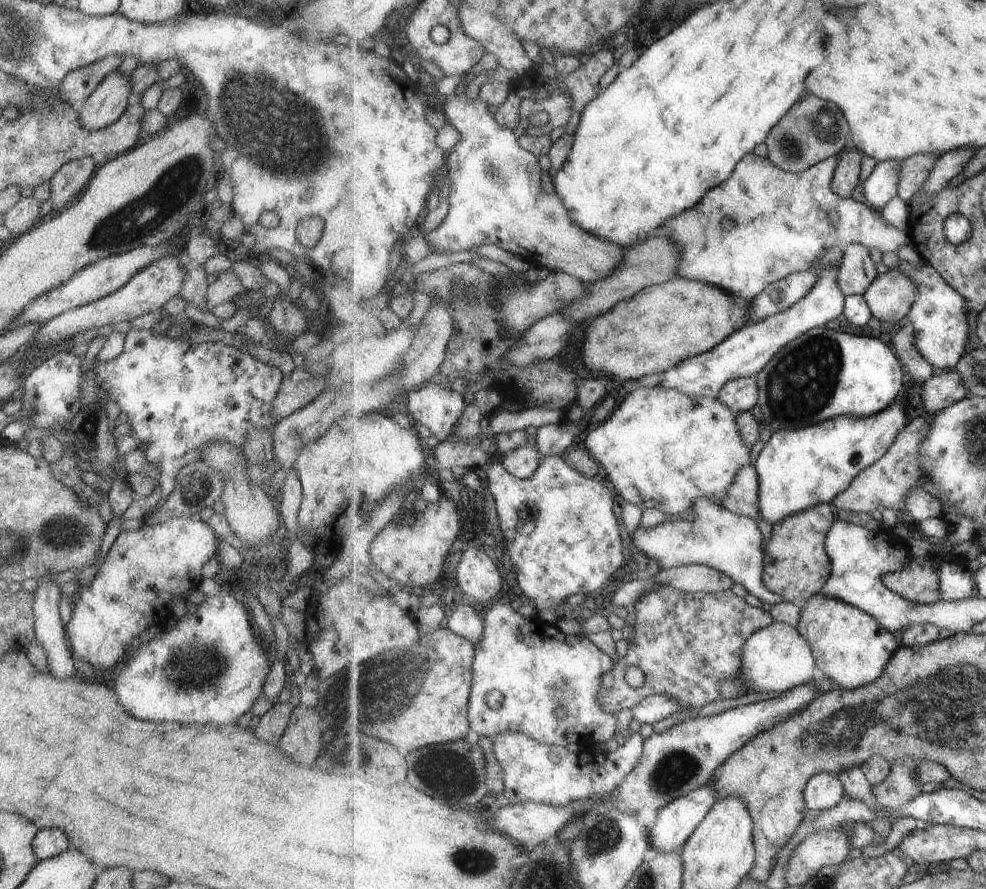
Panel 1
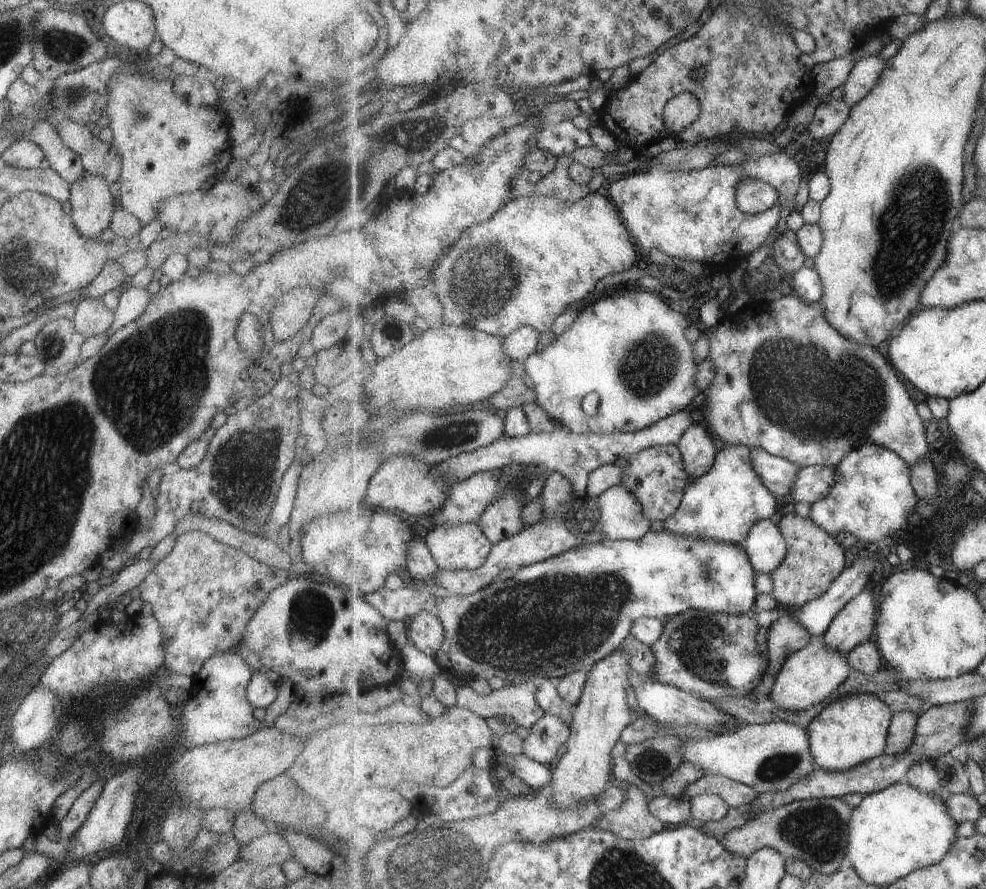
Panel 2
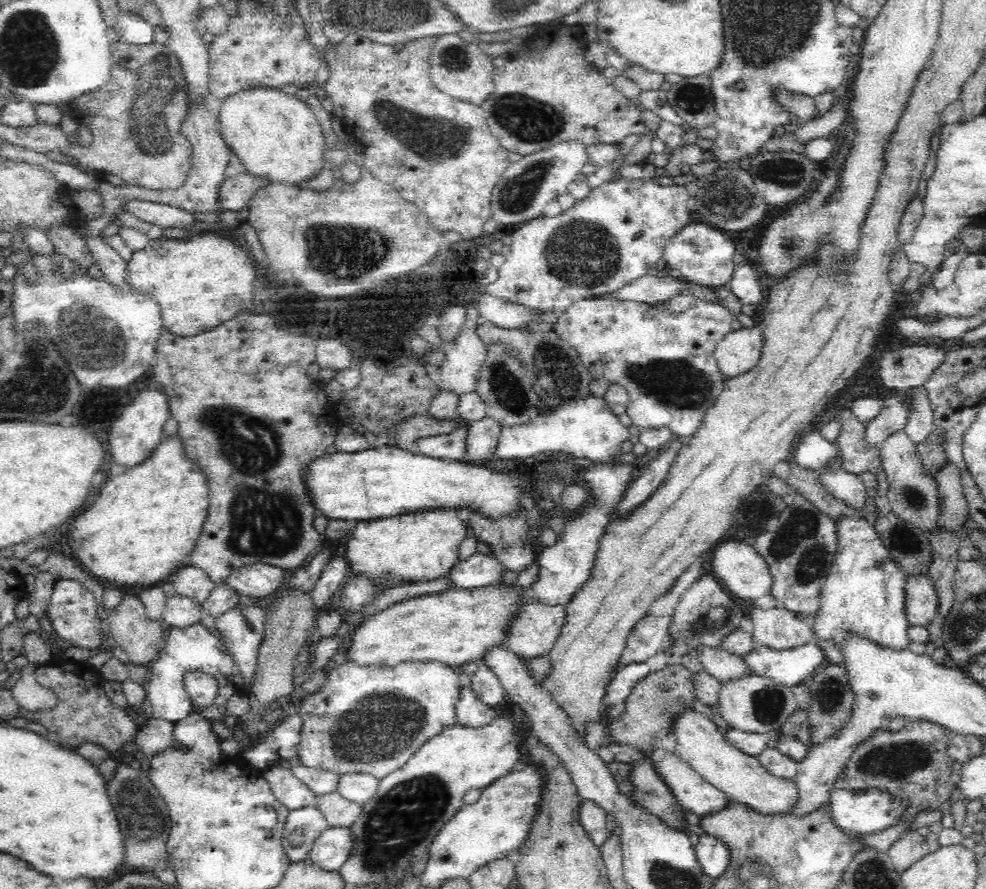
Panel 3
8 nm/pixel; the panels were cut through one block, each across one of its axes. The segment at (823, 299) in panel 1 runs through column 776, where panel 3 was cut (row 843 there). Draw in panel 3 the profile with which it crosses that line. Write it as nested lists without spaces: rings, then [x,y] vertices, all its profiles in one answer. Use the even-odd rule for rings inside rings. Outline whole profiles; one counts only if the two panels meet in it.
[[[328,827],[314,842],[308,858],[320,868],[340,871],[352,854],[352,831],[350,827]]]

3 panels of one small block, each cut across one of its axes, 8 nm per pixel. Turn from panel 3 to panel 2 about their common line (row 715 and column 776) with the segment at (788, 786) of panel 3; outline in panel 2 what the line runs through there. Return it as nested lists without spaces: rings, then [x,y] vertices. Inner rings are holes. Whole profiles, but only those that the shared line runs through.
[[[815,636],[808,646],[789,656],[770,698],[789,711],[808,710],[811,706],[824,702],[835,690],[840,689],[849,679],[852,670],[849,655],[829,647],[821,636]]]

